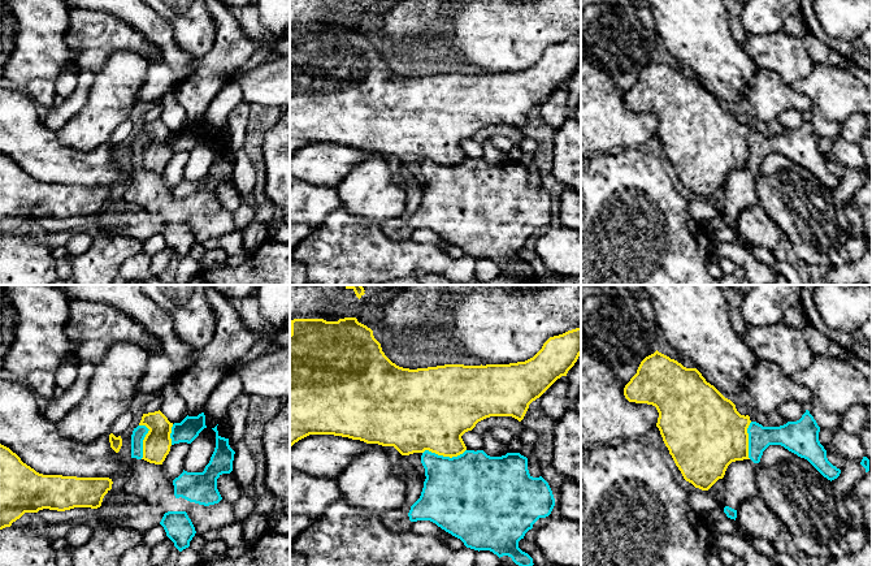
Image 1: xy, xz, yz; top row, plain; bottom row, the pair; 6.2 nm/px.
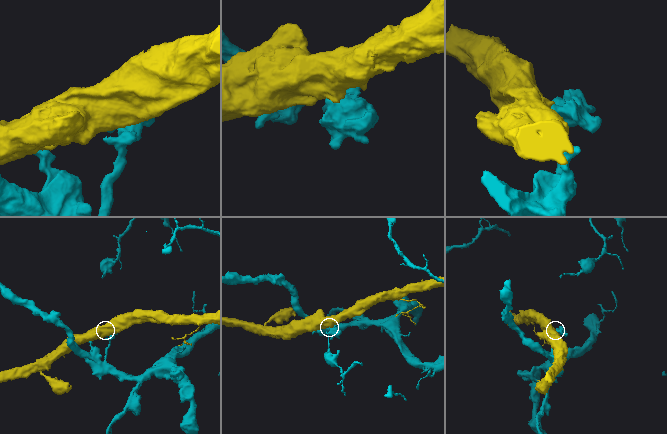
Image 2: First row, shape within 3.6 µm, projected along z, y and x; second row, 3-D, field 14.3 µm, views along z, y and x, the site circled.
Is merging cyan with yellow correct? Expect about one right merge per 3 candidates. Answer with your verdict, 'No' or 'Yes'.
No

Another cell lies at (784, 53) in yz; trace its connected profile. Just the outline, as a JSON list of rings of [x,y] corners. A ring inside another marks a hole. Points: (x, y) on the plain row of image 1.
[[[782,30],[768,35],[747,34],[742,47],[759,69],[775,72],[788,86],[814,70],[815,62],[802,39]]]

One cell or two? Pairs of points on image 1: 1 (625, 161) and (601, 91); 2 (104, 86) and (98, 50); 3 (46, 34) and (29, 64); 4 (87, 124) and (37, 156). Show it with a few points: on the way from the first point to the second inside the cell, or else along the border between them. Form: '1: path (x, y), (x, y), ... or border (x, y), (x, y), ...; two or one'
1: border (642, 147), (627, 147), (599, 154); two
2: border (129, 52), (115, 51), (95, 74); two
3: path (40, 42), (40, 51), (35, 56); one
4: border (55, 133), (64, 145), (76, 150), (89, 151); two

